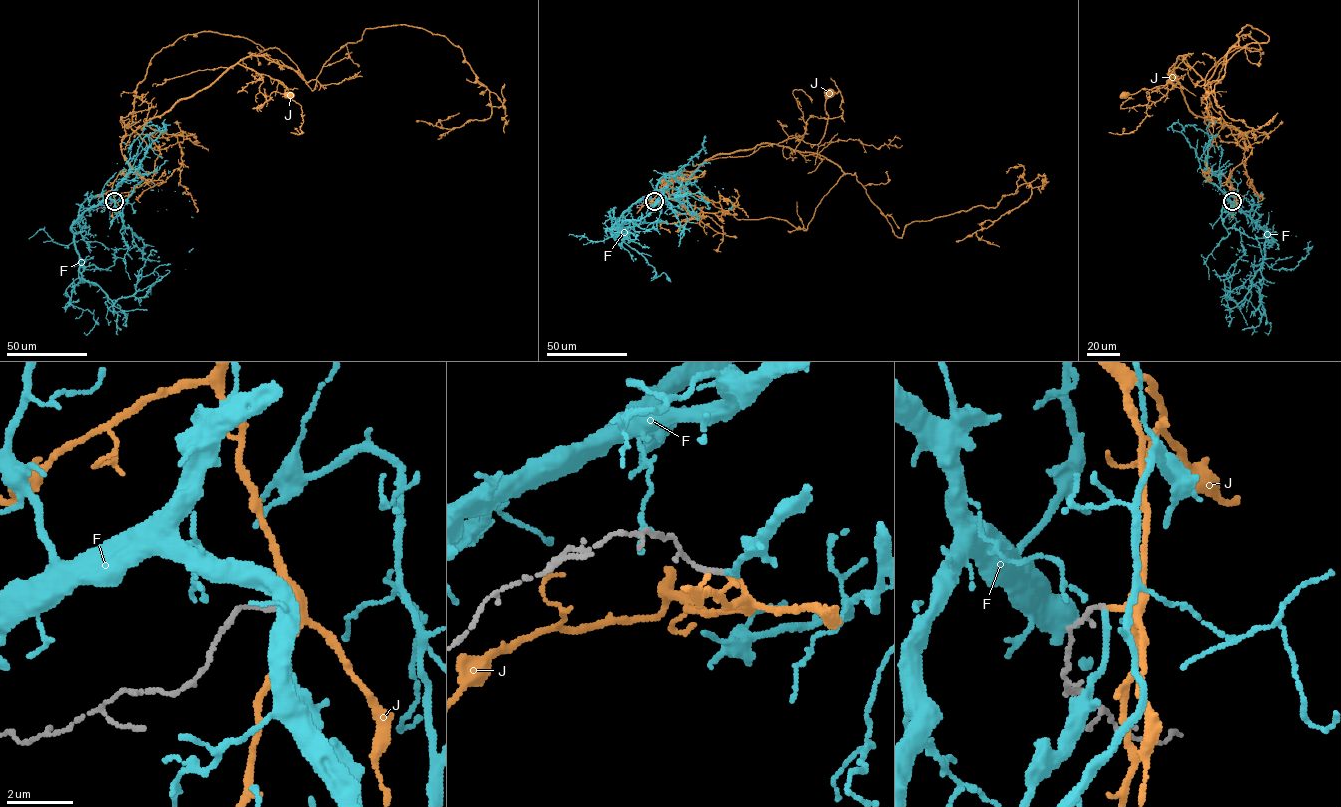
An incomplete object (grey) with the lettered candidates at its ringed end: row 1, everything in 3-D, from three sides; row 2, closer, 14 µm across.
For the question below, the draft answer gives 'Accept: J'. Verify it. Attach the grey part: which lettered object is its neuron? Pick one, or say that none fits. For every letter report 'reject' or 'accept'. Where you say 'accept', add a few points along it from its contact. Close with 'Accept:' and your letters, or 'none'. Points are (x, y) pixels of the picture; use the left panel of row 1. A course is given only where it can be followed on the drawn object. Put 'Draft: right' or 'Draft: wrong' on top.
Draft: right
F: reject
J: accept; it runs (114, 201), (114, 181), (131, 171), (122, 153), (124, 137), (230, 67), (238, 63), (277, 79), (290, 95)
Accept: J

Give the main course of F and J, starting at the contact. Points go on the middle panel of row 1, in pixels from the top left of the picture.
F: (654, 201), (658, 192), (630, 207), (614, 237), (625, 221), (678, 195), (733, 206)
J: (654, 201), (671, 180), (664, 174), (662, 182), (683, 192), (716, 155), (793, 138), (817, 145), (830, 92)

